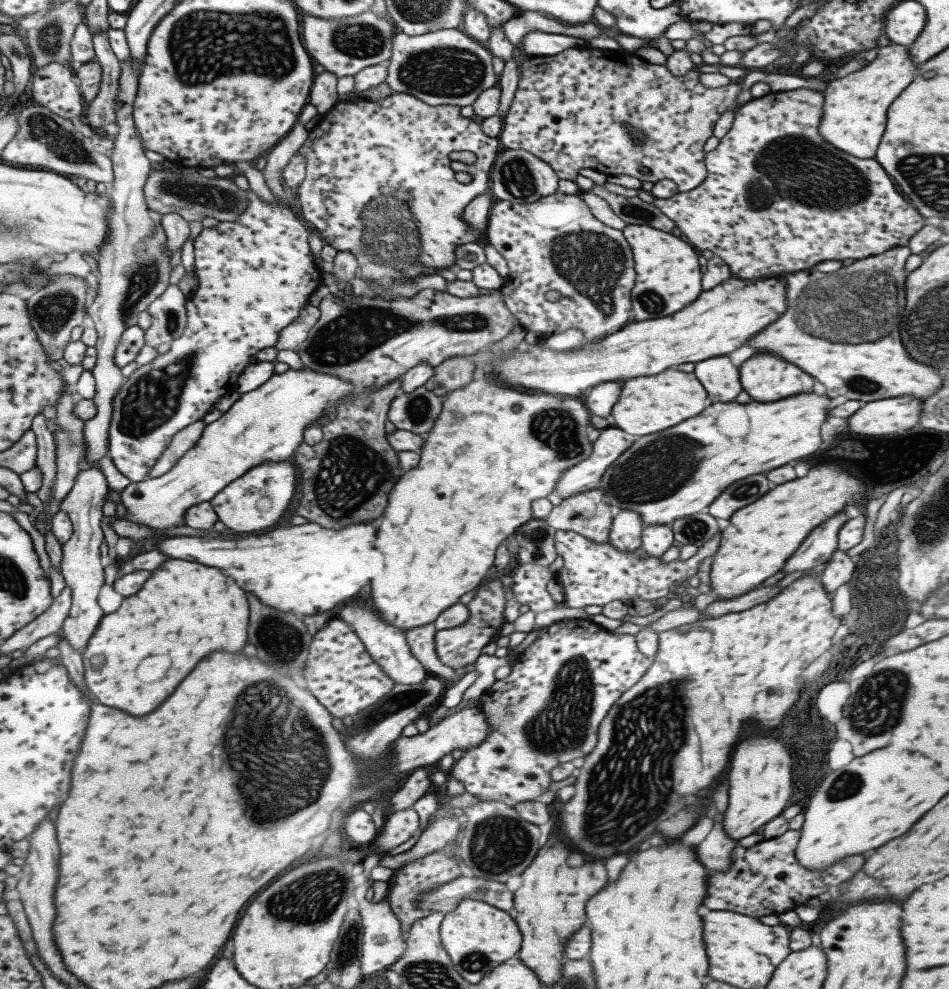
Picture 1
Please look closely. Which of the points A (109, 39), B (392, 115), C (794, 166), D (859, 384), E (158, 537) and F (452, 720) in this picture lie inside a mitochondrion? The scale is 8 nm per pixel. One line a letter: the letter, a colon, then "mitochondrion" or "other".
A: other
B: other
C: mitochondrion
D: mitochondrion
E: other
F: other

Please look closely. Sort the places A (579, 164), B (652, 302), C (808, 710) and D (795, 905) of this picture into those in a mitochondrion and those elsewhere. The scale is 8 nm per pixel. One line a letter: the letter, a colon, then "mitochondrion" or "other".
A: other
B: mitochondrion
C: other
D: other

